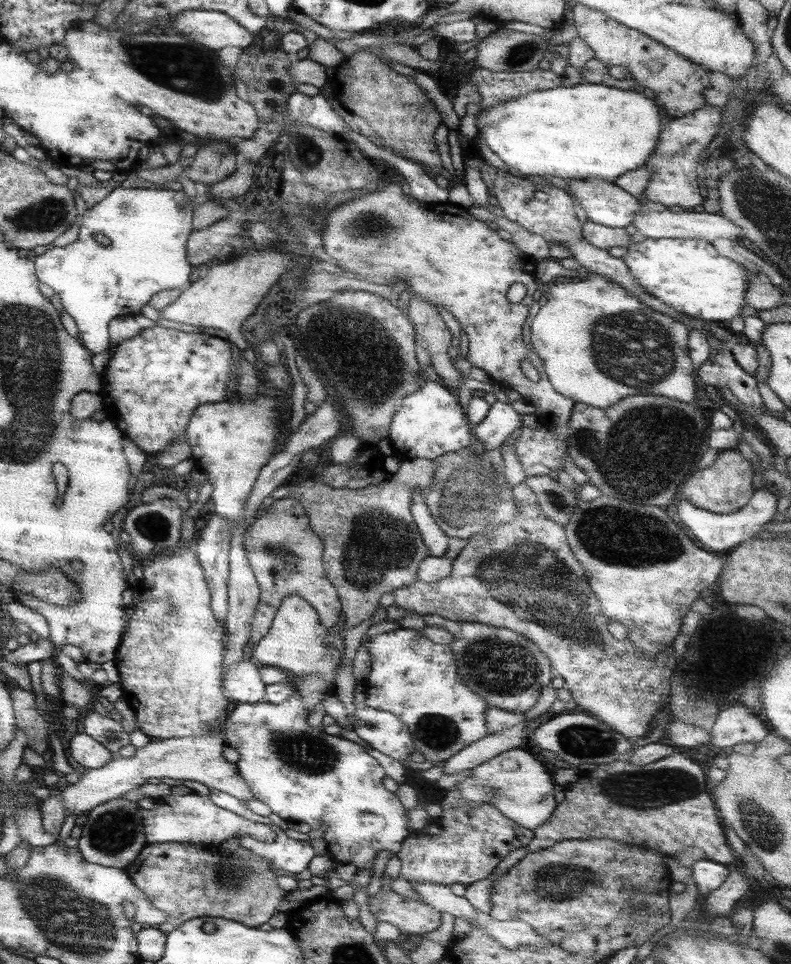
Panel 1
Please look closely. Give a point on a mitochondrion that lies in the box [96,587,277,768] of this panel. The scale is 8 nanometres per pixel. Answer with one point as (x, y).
(172, 611)

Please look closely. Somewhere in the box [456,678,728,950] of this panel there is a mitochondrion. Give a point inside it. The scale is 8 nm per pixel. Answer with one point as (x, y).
(651, 789)

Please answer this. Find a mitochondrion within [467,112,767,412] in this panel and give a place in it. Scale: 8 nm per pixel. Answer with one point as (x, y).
(635, 350)

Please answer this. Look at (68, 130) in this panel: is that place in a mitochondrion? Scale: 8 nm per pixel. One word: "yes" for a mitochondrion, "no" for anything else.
no

